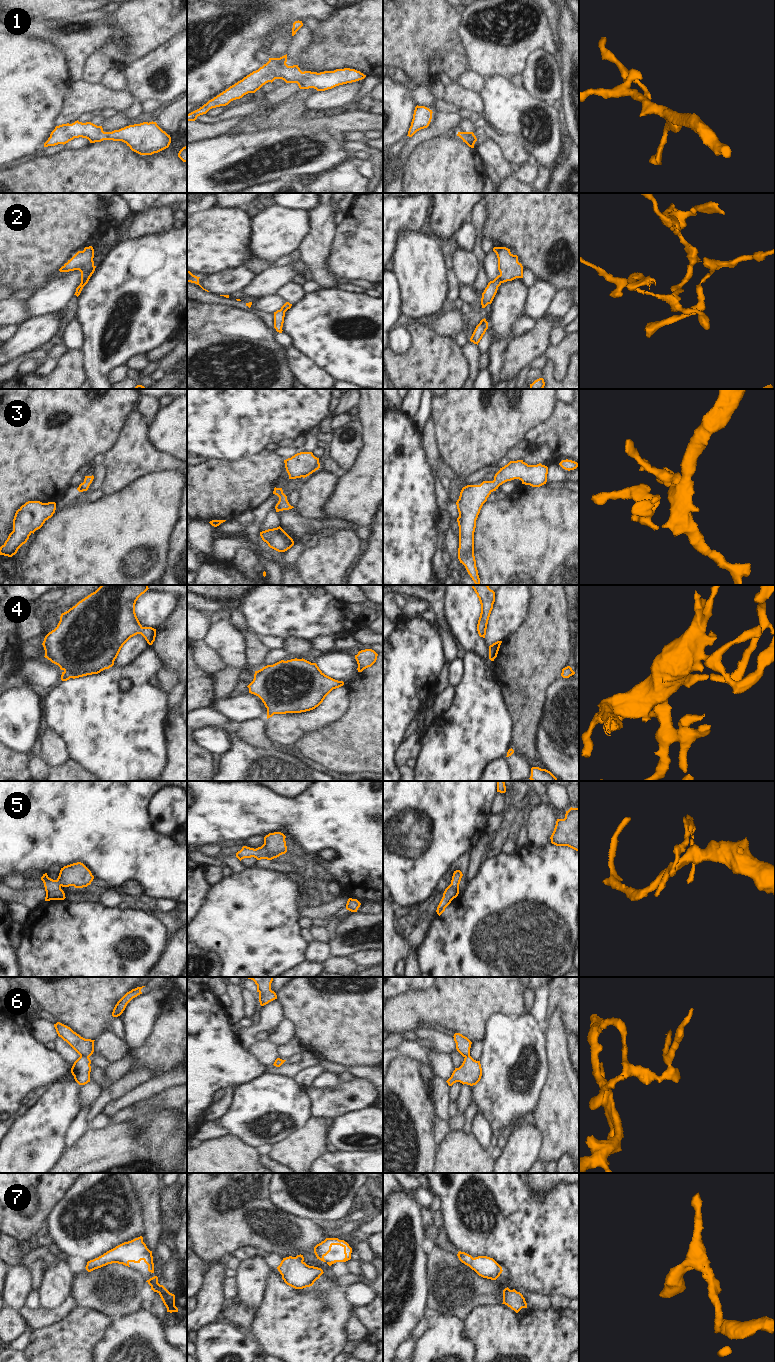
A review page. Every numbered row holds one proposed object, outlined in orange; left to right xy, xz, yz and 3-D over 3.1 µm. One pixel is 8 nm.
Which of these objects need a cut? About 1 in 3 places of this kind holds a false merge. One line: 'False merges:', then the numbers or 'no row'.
False merges: 2

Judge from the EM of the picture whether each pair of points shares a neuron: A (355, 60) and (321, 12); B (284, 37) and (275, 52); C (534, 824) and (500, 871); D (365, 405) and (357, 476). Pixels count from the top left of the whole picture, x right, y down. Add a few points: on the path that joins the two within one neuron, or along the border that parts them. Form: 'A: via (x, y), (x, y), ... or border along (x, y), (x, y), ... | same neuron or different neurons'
A: border along (331, 14), (320, 21) | different neurons
B: via (280, 41), (277, 48) | same neuron
C: border along (529, 841), (535, 845), (550, 843) | different neurons
D: via (371, 423), (371, 458) | same neuron

